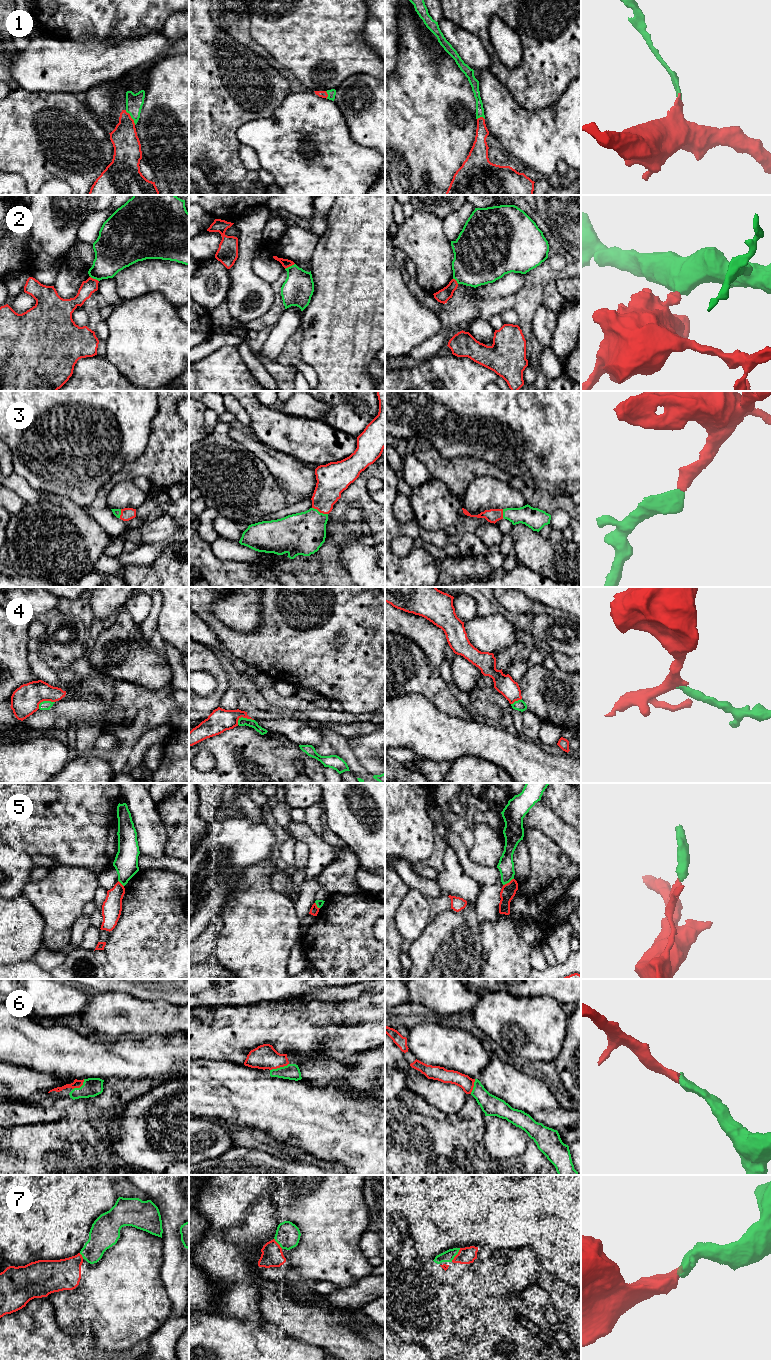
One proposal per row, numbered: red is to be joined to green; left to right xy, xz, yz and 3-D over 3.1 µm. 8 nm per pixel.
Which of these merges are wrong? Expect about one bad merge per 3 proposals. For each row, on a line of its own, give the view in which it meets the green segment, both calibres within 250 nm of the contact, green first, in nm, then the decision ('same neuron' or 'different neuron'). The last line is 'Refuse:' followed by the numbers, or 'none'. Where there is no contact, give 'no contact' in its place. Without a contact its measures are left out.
1: contact in xy; calibres 140 and 220 nm; same neuron
2: contact in xz; calibres 260 and 70 nm; different neuron
3: contact in xz; calibres 340 and 220 nm; same neuron
4: contact in xz; calibres 70 and 190 nm; different neuron
5: contact in yz; calibres 130 and 120 nm; different neuron
6: contact in xz; calibres 130 and 190 nm; same neuron
7: contact in yz; calibres 90 and 140 nm; same neuron
Refuse: 2, 4, 5

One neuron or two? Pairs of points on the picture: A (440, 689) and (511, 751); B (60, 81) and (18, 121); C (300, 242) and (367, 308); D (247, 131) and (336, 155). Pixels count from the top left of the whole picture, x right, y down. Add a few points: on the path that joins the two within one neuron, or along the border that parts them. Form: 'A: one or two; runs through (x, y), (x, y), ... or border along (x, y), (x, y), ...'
A: two; border along (449, 714), (455, 717), (472, 719)
B: two; border along (24, 88), (29, 91), (71, 93)
C: two; border along (319, 237), (309, 261)
D: one; runs through (269, 131), (311, 130), (314, 133)

